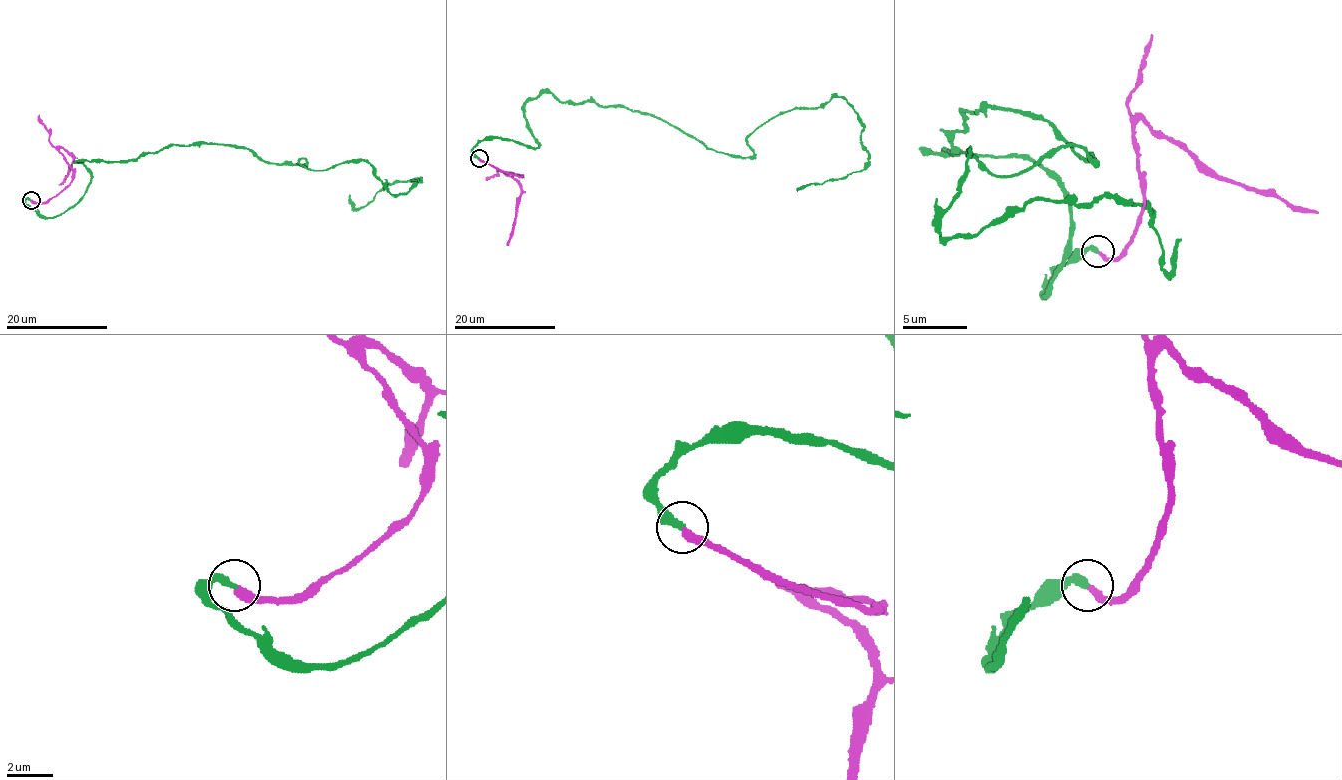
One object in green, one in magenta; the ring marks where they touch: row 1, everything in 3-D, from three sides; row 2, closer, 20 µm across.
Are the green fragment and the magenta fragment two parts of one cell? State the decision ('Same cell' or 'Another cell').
Same cell

